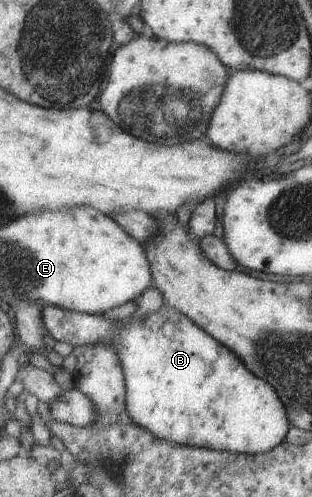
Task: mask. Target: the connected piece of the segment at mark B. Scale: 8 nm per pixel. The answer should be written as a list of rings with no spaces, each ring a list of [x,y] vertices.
[[[42,305],[41,310],[43,324],[56,341],[60,340],[61,342],[69,343],[74,347],[95,343],[109,343],[112,347],[116,348],[119,355],[120,366],[125,375],[126,410],[128,415],[134,420],[135,425],[139,425],[141,428],[152,432],[155,438],[186,447],[201,447],[212,451],[231,451],[232,453],[245,453],[248,455],[256,455],[257,453],[261,454],[270,451],[272,448],[279,446],[286,440],[291,424],[288,419],[288,412],[279,396],[277,396],[275,388],[268,382],[265,382],[265,380],[261,380],[261,378],[255,376],[255,374],[251,374],[251,372],[245,368],[245,364],[241,362],[241,359],[238,356],[235,356],[233,351],[230,351],[224,344],[219,344],[213,336],[207,334],[203,328],[197,326],[197,324],[195,324],[188,316],[185,316],[176,308],[164,306],[162,309],[150,313],[143,319],[129,318],[129,323],[125,323],[124,320],[105,320],[103,315],[92,315],[67,309],[63,310],[62,308],[53,305]]]

